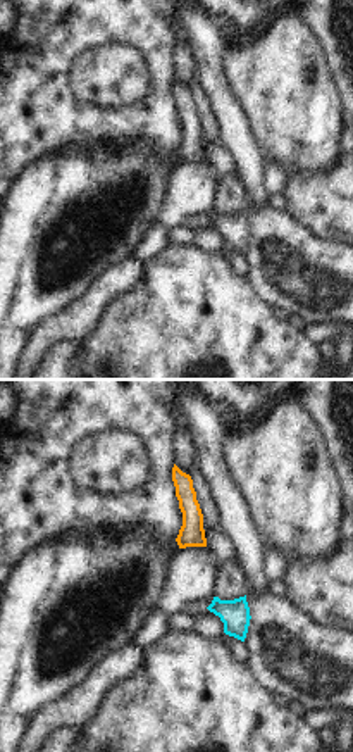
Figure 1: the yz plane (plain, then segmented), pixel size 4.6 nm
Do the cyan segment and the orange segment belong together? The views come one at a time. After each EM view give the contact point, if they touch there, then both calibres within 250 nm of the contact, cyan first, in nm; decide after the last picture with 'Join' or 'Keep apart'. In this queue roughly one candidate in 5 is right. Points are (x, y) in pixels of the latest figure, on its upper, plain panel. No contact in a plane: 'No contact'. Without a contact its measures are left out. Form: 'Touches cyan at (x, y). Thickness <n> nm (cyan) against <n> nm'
No contact

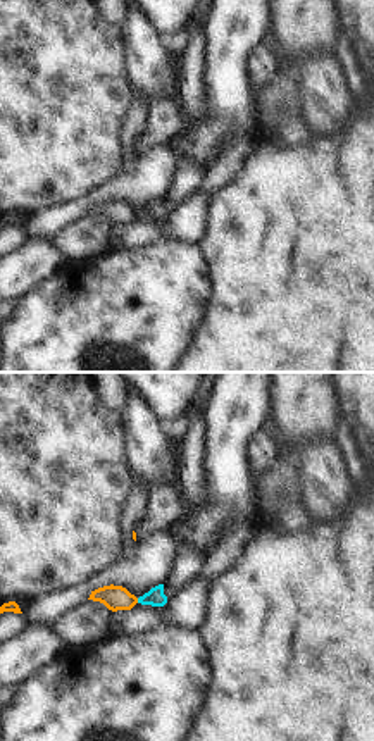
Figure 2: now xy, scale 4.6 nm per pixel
Touches cyan at (138, 214). Thickness 90 nm (cyan) against 110 nm

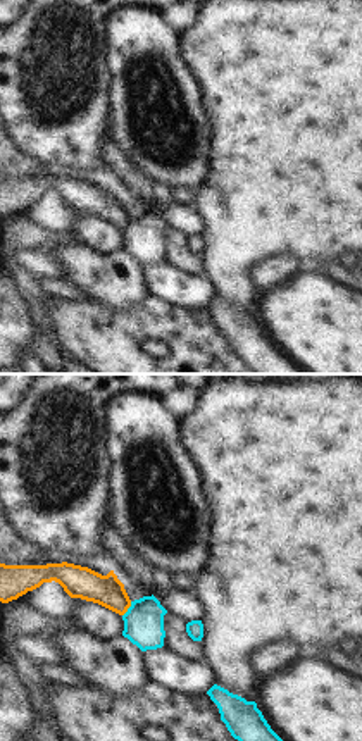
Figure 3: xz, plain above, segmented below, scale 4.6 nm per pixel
Touches cyan at (128, 223). Thickness 190 nm (cyan) against 150 nm

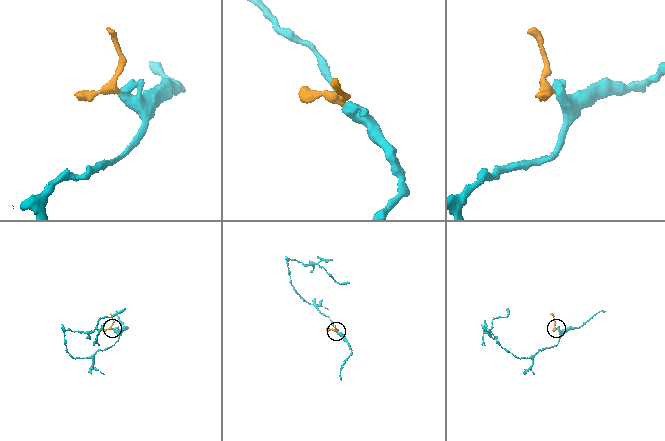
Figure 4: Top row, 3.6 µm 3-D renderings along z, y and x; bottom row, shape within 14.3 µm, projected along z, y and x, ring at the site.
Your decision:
Keep apart

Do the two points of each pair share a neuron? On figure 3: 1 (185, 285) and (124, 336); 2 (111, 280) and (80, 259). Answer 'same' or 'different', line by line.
1: different
2: same

